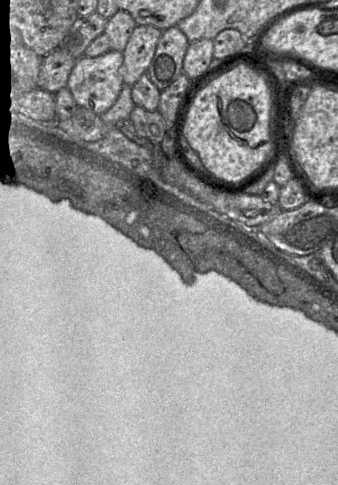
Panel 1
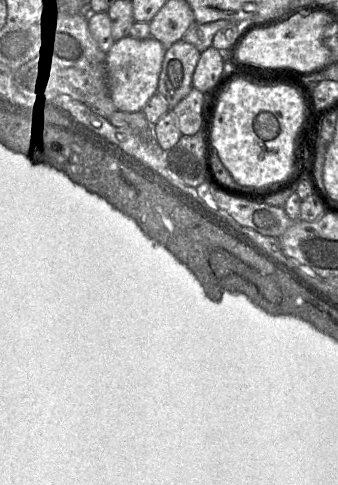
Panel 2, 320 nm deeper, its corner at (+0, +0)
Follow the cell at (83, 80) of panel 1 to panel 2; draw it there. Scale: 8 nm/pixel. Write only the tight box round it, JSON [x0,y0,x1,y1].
[106,36,166,112]

